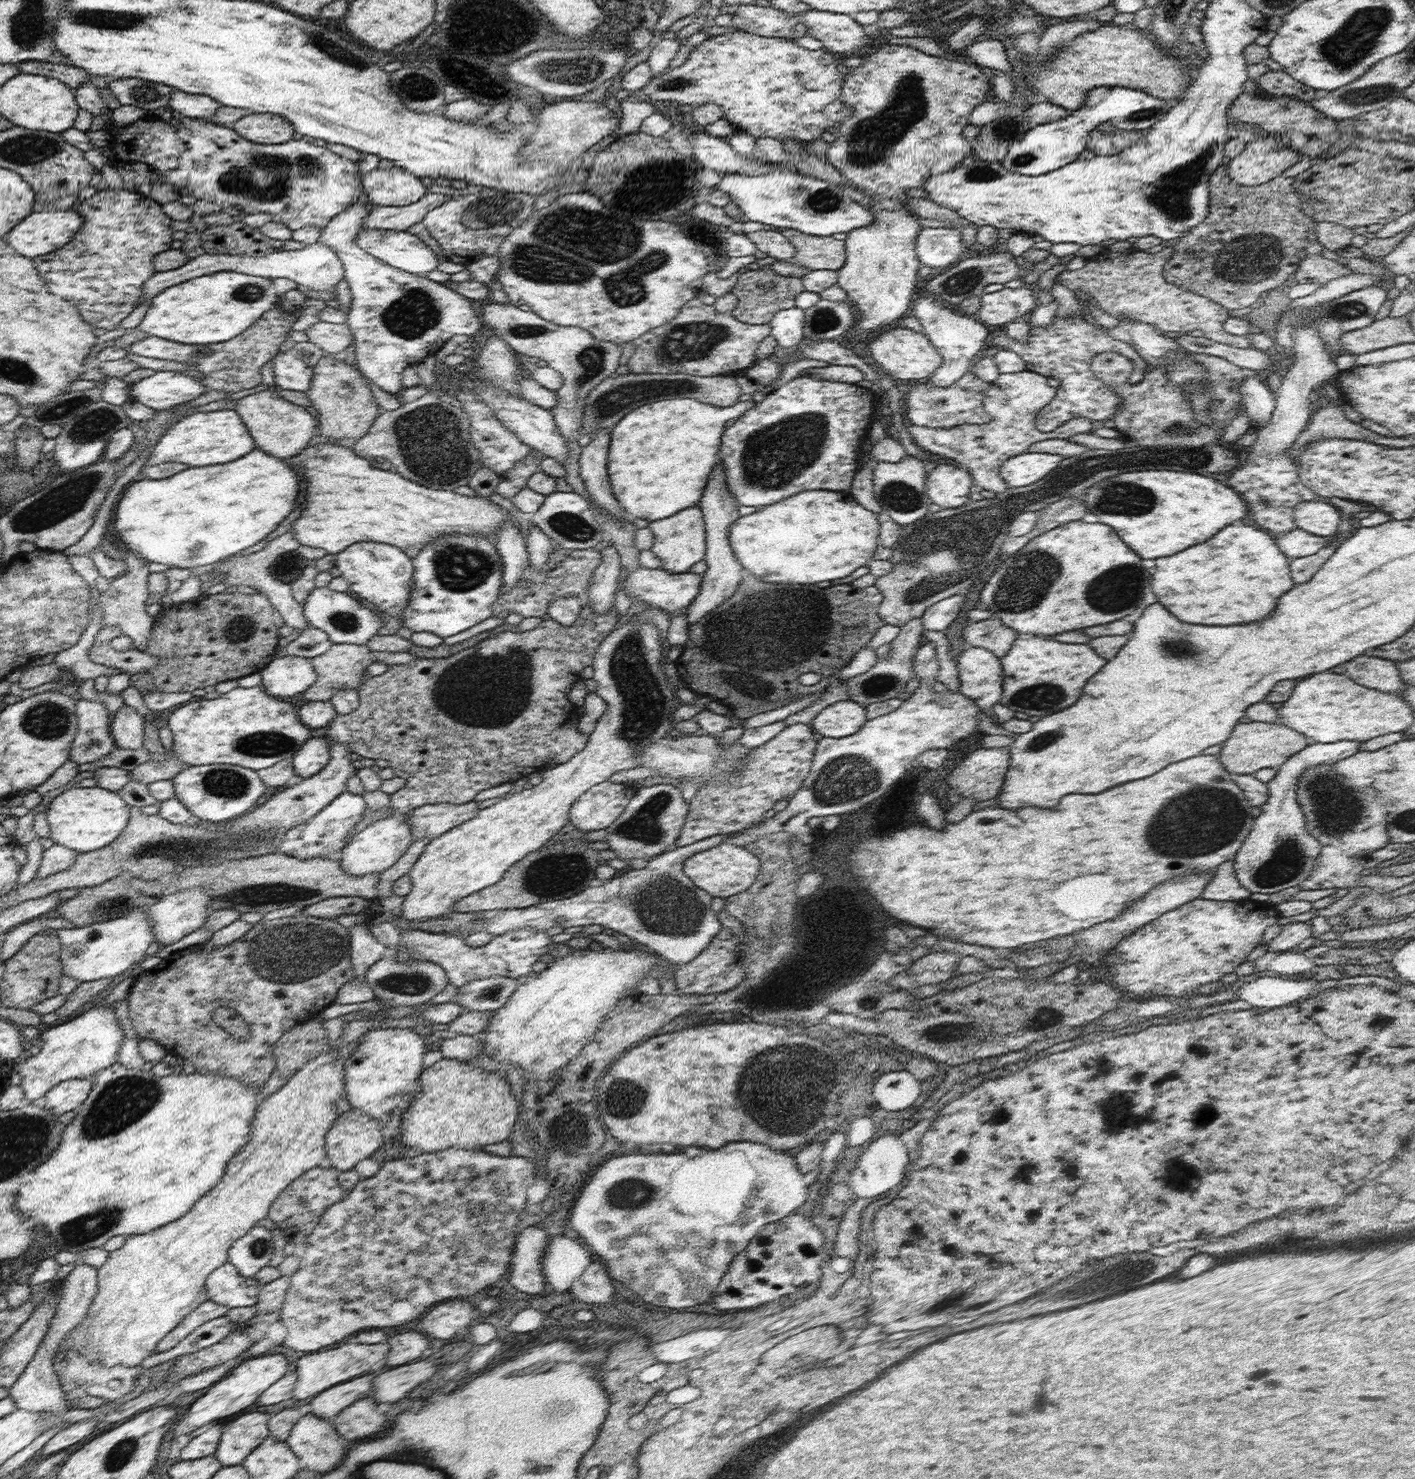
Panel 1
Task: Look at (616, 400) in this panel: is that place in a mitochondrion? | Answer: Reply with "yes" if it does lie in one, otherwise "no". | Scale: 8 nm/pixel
yes

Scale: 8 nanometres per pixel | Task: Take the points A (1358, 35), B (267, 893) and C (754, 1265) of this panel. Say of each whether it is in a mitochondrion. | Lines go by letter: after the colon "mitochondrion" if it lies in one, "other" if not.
A: mitochondrion
B: mitochondrion
C: other

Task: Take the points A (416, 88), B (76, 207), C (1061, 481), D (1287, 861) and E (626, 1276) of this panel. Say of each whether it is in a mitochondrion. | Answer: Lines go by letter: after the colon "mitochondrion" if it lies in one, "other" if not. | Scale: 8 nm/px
A: mitochondrion
B: other
C: mitochondrion
D: mitochondrion
E: other

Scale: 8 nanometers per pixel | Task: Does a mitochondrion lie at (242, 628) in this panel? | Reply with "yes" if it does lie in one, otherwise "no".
yes

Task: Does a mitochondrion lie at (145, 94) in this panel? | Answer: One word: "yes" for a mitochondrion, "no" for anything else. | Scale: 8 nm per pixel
yes

